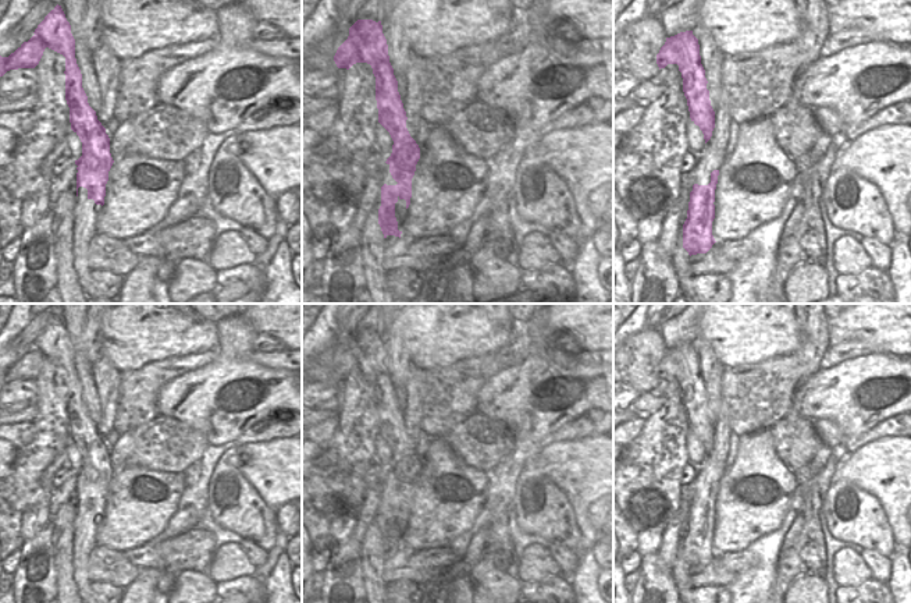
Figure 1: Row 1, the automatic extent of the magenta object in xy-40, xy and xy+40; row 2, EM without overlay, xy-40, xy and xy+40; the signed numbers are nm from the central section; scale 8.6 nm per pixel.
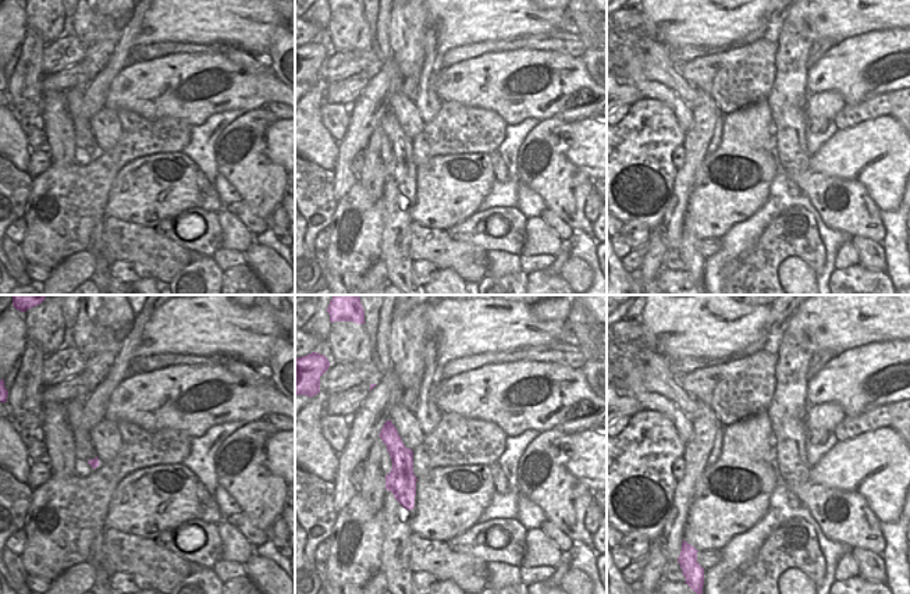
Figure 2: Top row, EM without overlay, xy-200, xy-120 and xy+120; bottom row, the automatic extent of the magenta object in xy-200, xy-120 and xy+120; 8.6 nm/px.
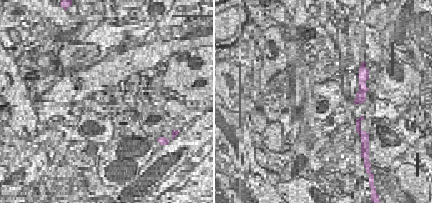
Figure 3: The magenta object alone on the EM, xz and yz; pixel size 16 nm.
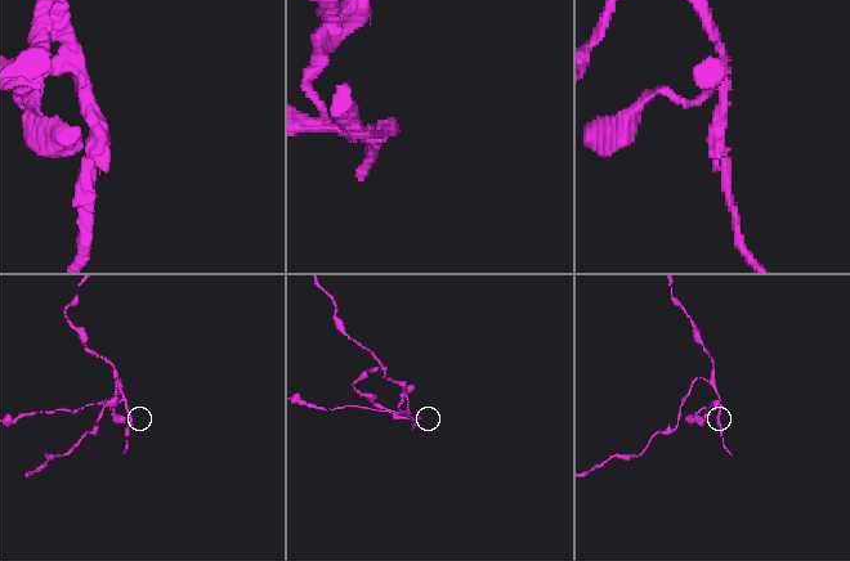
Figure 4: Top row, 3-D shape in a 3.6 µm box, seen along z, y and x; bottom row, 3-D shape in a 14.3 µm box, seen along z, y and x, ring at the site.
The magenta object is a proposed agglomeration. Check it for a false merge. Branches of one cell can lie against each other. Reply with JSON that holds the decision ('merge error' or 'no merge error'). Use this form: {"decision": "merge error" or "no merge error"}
{"decision": "merge error"}

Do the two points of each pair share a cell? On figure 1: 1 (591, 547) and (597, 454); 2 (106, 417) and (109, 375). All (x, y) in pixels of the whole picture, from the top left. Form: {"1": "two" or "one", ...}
{"1": "one", "2": "one"}

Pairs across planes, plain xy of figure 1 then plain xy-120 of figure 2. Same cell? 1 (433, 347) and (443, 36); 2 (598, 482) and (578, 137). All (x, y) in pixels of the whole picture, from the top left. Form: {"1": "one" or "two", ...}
{"1": "one", "2": "one"}

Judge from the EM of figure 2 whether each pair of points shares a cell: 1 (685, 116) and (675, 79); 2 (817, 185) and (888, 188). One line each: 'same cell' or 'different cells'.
1: different cells
2: different cells

